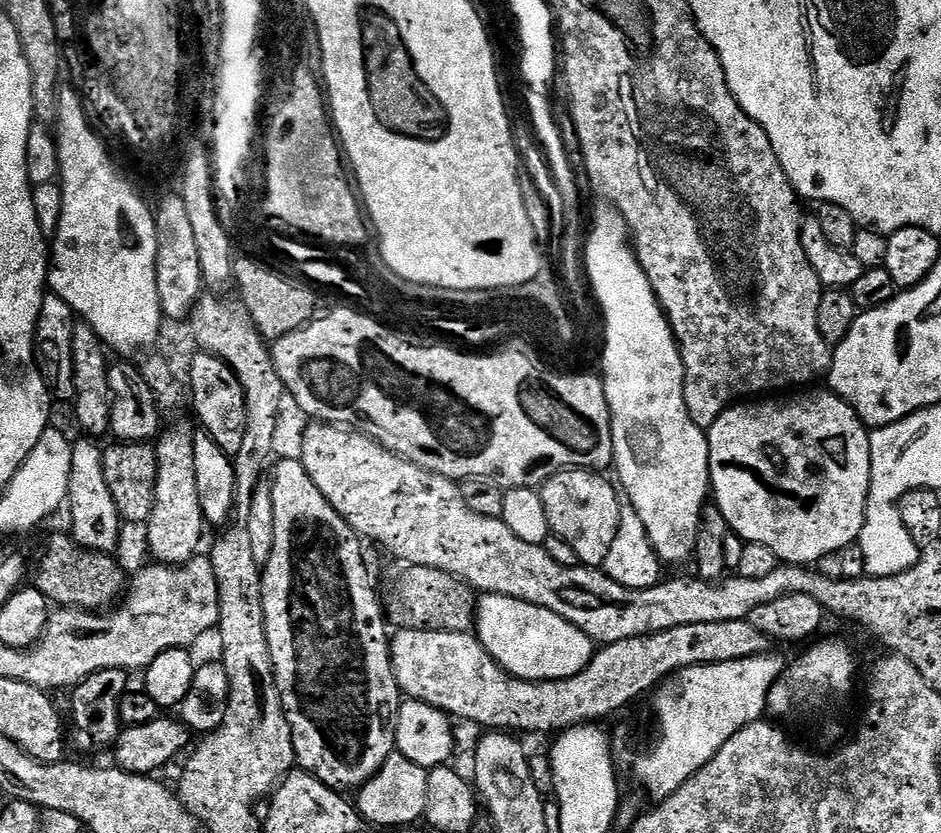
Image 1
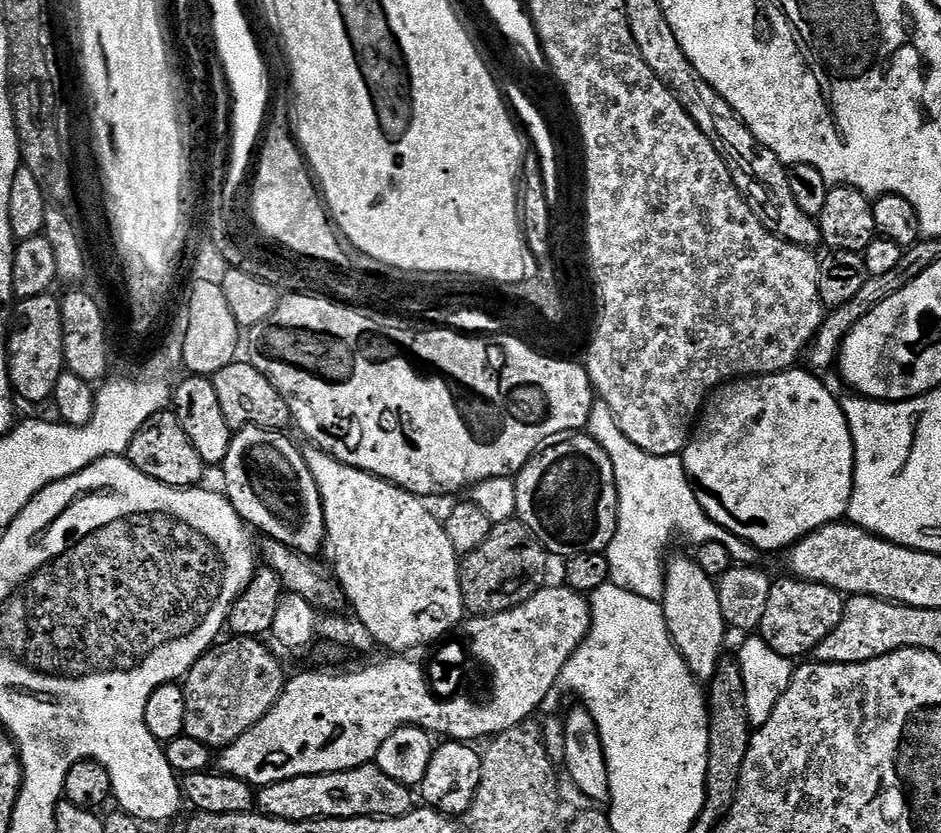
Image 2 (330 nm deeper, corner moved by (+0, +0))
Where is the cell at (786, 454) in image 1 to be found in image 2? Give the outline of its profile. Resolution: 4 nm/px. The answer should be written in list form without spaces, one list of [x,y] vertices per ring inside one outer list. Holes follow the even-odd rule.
[[[801,368],[721,384],[708,397],[682,453],[705,514],[764,554],[787,550],[819,528],[843,521],[856,482],[854,444],[840,400],[817,373]]]

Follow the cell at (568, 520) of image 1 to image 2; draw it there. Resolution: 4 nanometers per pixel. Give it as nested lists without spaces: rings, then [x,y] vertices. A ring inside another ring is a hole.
[[[572,434],[549,443],[528,465],[516,473],[516,516],[544,543],[549,553],[561,552],[567,558],[574,552],[604,552],[616,528],[619,494],[616,492],[614,466],[606,450],[592,436]]]

